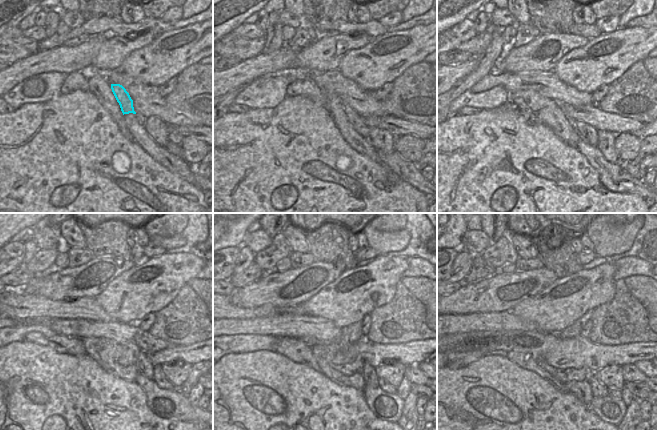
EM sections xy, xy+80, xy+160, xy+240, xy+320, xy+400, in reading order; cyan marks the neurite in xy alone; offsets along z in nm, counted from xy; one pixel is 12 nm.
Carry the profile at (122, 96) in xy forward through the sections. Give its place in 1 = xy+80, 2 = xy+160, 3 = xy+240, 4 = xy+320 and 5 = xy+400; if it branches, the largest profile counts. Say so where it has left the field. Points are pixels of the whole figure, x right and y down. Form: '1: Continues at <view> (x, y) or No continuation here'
1: Continues at xy+80 (357, 122)
2: Continues at xy+160 (589, 134)
3: Continues at xy+240 (143, 364)
4: Continues at xy+320 (371, 379)
5: Continues at xy+400 (598, 389).

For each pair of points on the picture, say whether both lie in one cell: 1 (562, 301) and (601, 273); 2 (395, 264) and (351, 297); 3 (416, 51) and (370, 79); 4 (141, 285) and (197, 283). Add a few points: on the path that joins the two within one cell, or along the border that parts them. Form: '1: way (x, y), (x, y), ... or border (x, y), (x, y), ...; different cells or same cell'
1: way (572, 296), (583, 291), (591, 283); same cell
2: way (384, 274), (372, 286), (362, 289); same cell
3: way (405, 51), (397, 52), (381, 68); same cell
4: border (196, 277), (186, 284); different cells

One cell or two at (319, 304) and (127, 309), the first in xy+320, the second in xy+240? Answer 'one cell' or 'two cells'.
one cell

